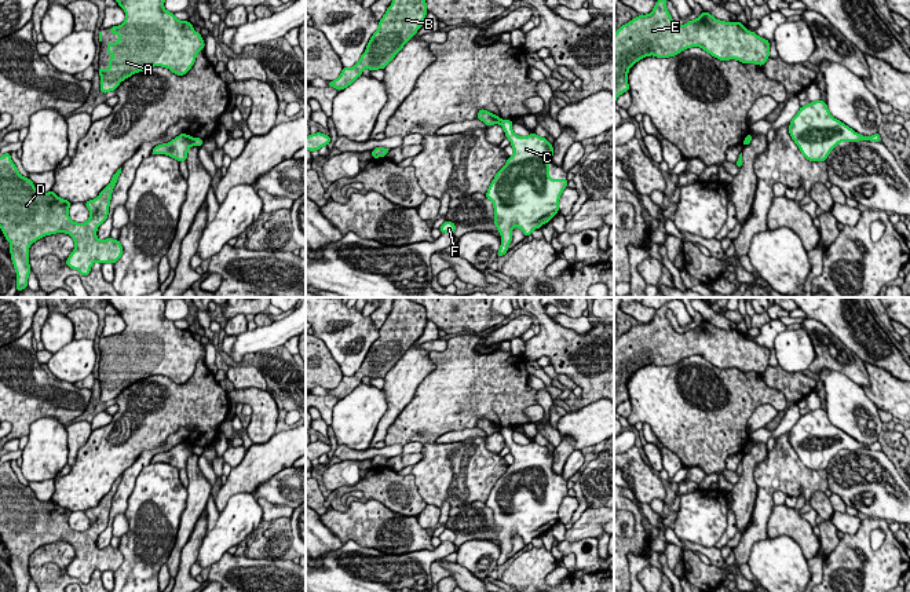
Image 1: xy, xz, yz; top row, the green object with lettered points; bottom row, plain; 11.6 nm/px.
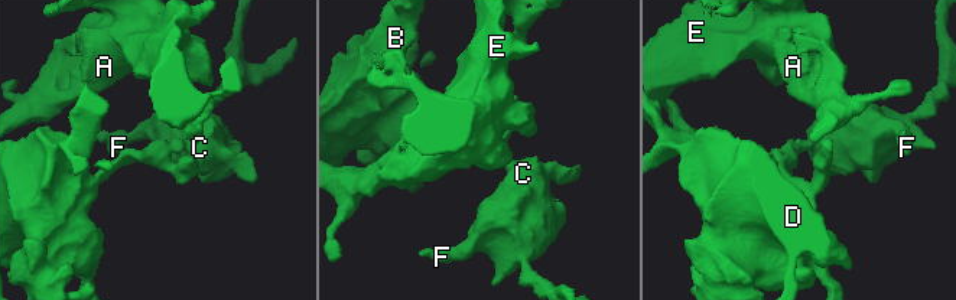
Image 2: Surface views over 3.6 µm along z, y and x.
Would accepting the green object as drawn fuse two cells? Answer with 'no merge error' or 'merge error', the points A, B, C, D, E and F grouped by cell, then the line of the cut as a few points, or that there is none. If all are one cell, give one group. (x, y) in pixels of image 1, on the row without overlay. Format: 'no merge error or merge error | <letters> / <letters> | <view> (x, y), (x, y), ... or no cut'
merge error | A B D E / C F | xz (501, 428), (499, 431)

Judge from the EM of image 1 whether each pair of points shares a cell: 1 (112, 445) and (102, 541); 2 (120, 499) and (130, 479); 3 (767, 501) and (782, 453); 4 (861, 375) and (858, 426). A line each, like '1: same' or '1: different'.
1: different
2: same
3: same
4: different

